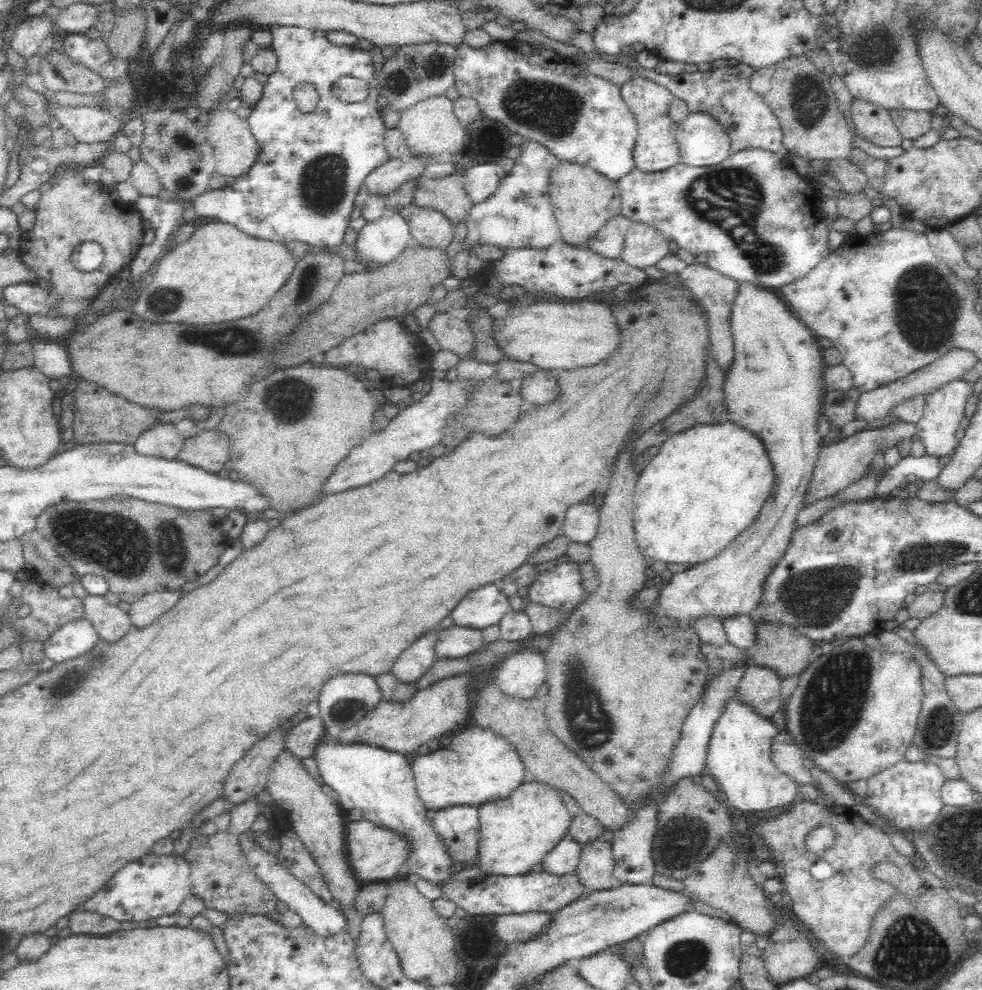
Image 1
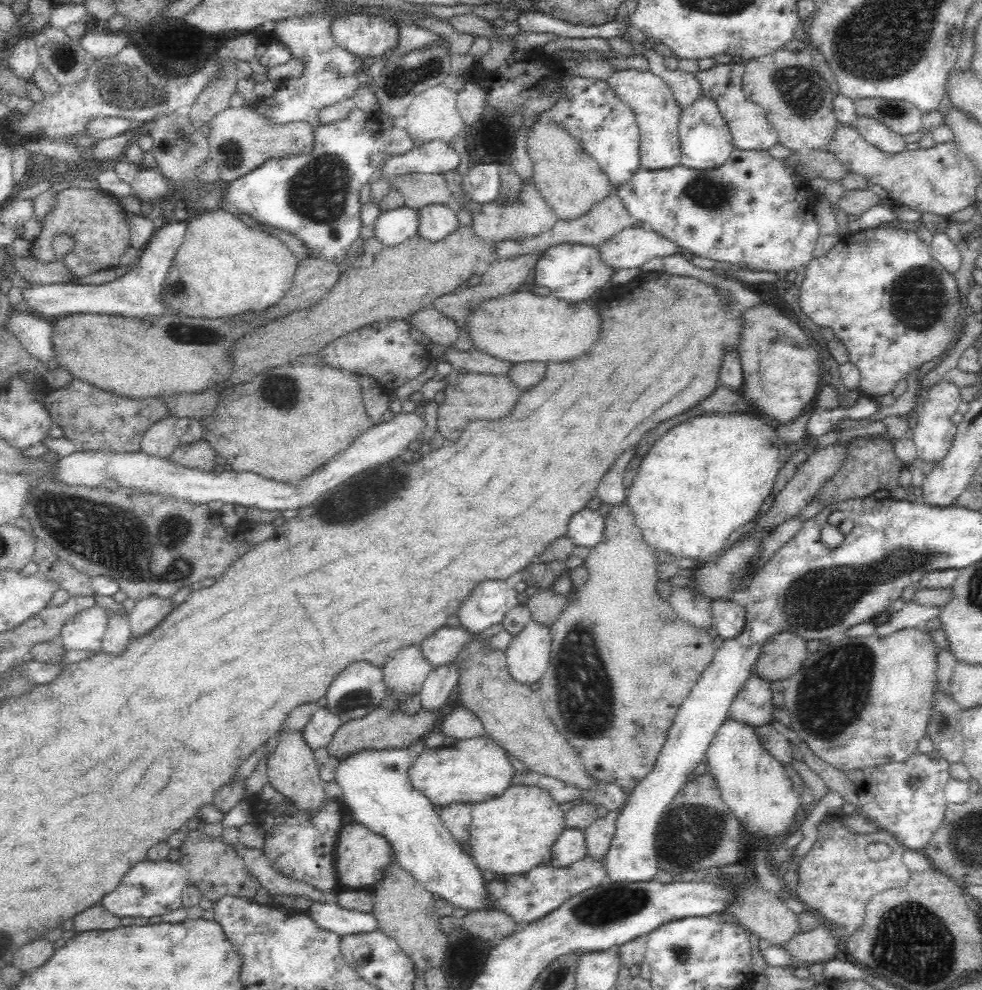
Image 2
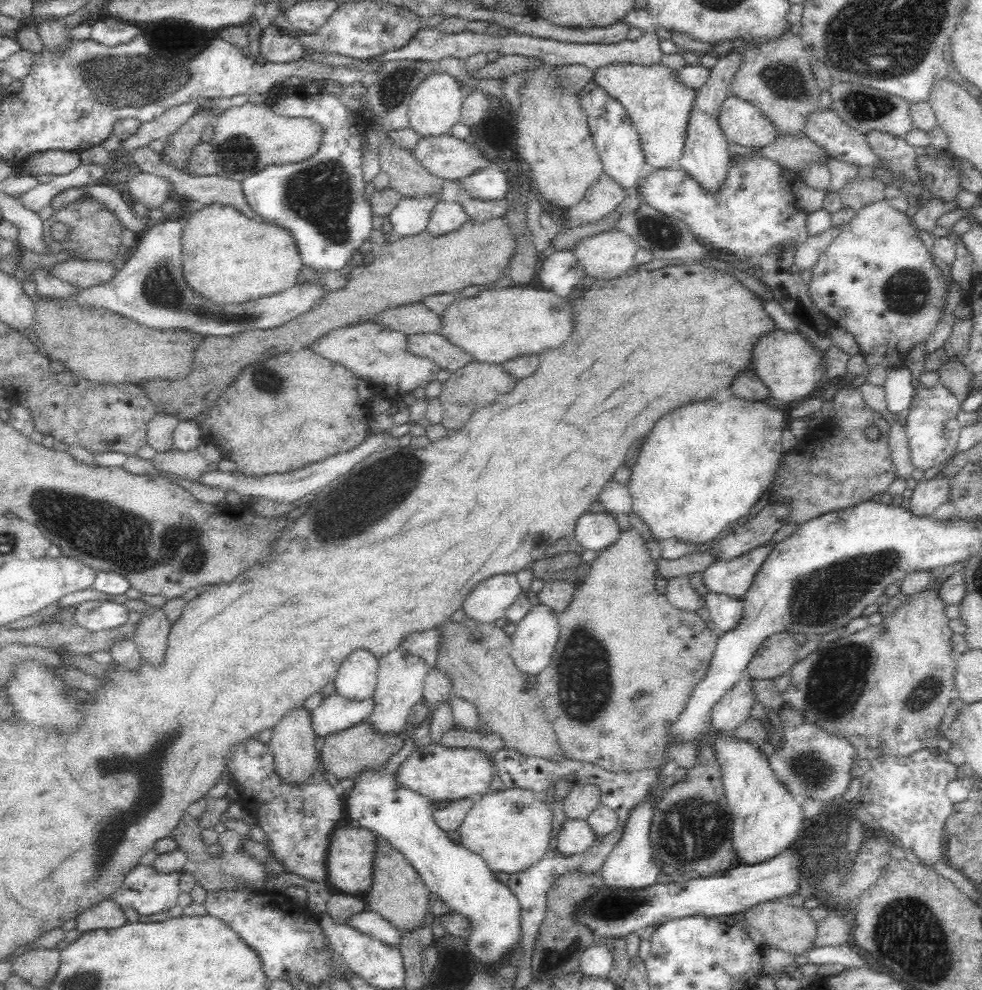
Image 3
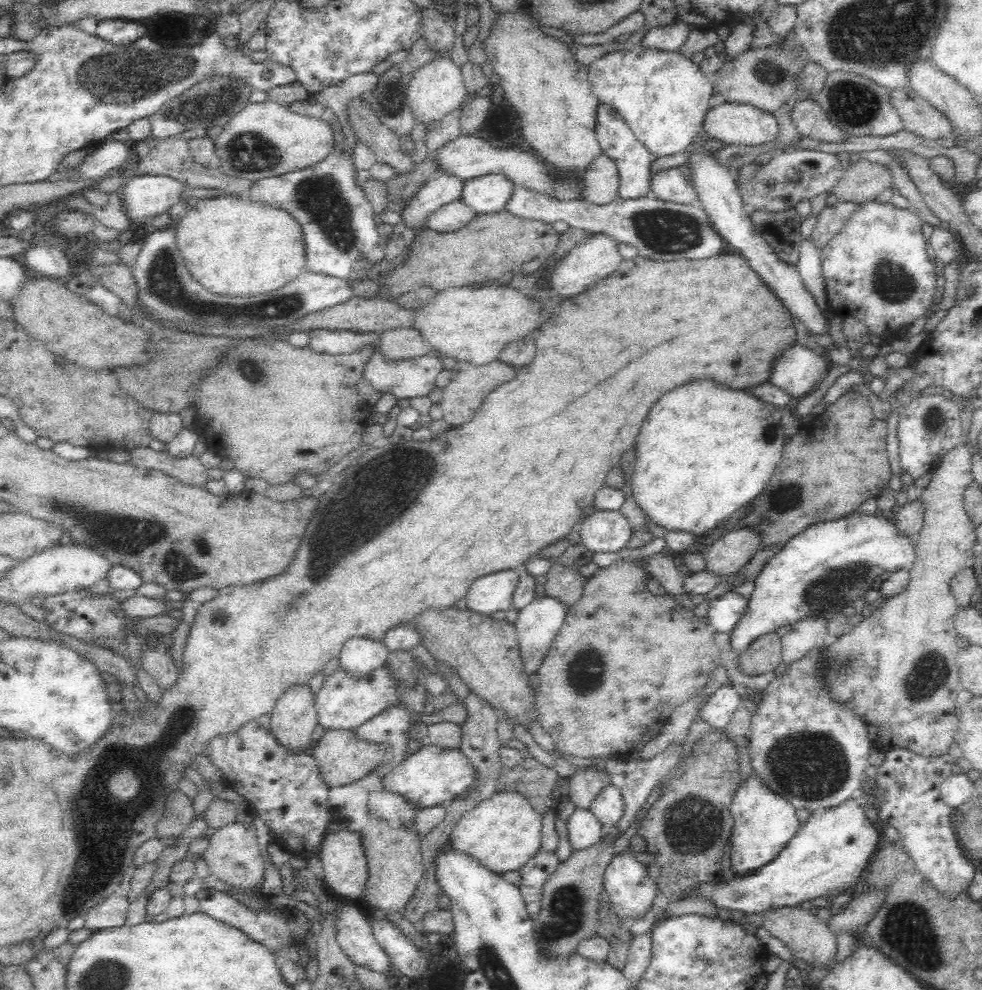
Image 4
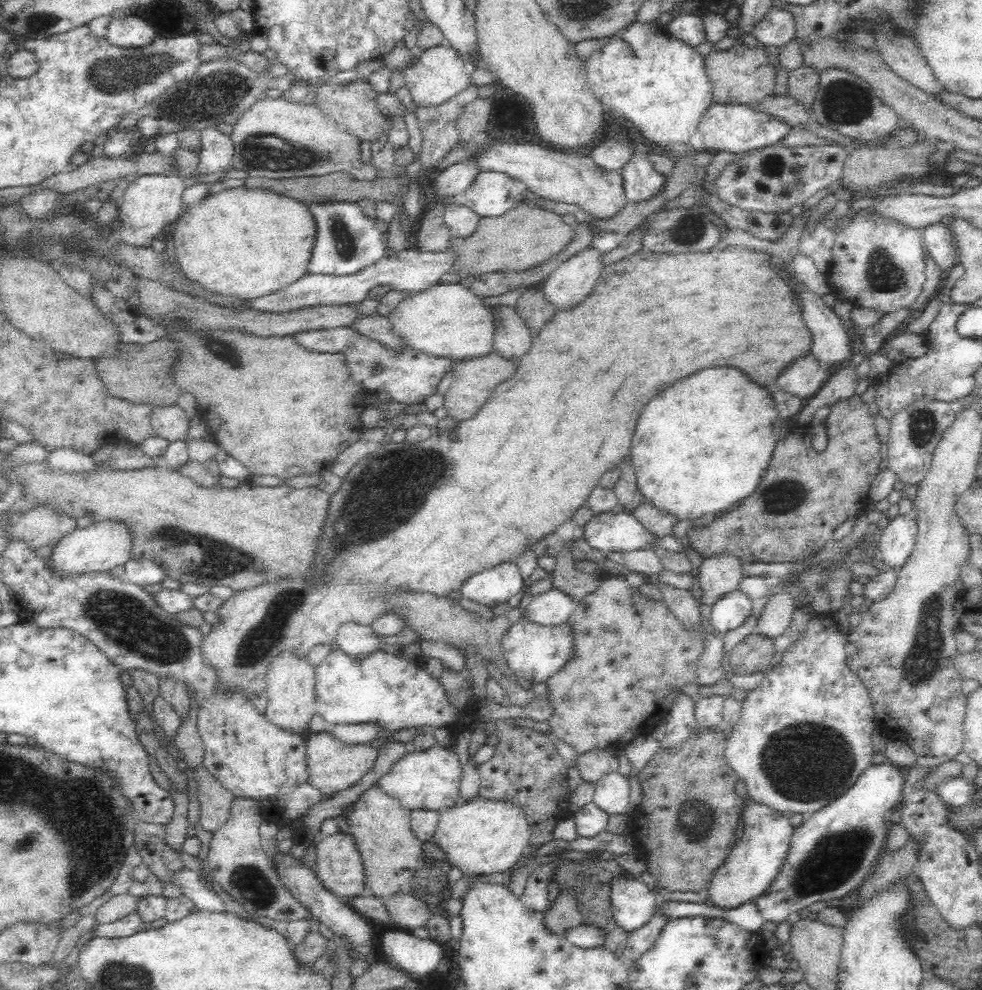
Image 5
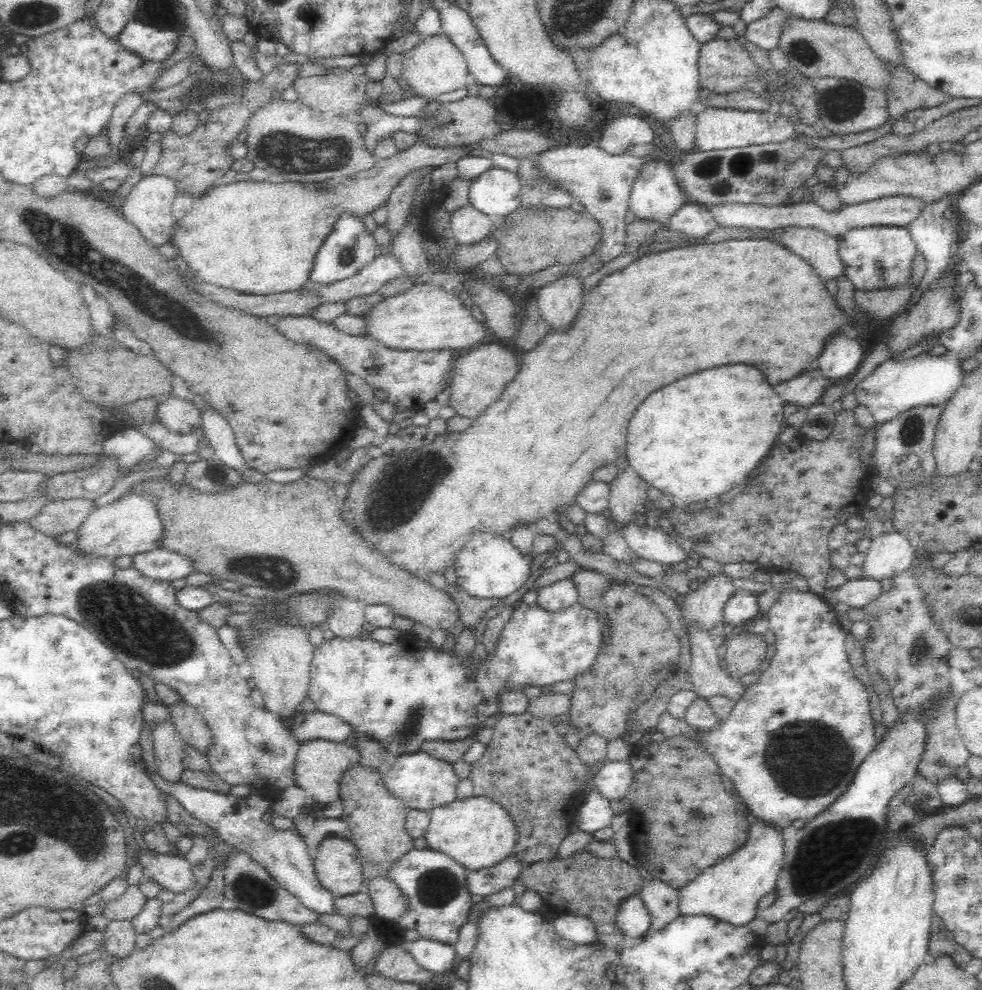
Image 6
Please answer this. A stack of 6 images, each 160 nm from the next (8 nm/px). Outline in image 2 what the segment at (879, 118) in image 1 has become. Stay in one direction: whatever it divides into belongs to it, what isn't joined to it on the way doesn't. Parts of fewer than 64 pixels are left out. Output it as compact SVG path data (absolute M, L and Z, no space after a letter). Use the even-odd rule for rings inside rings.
M858 118L855 126L860 131L860 134L866 142L872 144L885 152L886 154L894 155L906 151L906 140L902 135L892 132L884 124L880 124L873 118Z

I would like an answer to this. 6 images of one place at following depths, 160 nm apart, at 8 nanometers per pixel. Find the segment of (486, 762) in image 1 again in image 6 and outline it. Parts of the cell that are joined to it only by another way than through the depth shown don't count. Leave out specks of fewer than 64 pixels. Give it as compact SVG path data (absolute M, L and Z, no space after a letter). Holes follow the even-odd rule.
M419 750L397 757L391 768L383 774L383 781L390 794L402 799L407 809L428 811L457 799L459 779L454 773L452 763L436 759Z

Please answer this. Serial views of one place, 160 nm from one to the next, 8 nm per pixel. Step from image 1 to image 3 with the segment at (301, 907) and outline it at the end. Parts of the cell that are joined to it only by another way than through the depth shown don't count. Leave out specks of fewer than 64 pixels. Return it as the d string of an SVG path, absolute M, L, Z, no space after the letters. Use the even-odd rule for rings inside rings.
M364 910L354 914L348 923L364 934L375 936L388 946L399 948L401 944L400 929L392 921L384 919L380 913Z

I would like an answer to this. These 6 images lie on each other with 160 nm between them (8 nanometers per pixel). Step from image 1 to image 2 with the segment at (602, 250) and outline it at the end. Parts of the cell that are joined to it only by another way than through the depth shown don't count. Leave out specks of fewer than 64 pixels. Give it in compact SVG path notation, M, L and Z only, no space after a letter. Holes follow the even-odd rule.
M617 187L610 189L610 192L606 193L606 196L595 202L582 216L578 218L572 218L572 220L556 220L552 226L552 230L548 233L539 236L532 236L528 240L522 240L522 242L516 242L514 240L503 240L497 244L497 252L500 259L516 258L516 256L522 256L522 254L530 254L530 252L536 250L544 250L545 248L554 247L563 243L568 244L584 244L598 247L598 244L602 244L606 239L610 239L614 234L620 232L627 227L632 227L634 221L630 213L626 210L626 205L622 201L620 191Z

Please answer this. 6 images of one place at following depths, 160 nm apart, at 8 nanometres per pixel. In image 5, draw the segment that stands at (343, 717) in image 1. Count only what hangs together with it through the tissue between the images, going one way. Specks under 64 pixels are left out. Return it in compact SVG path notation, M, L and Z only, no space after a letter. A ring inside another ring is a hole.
M352 620L338 626L334 640L338 647L353 657L380 649L378 634L372 627Z

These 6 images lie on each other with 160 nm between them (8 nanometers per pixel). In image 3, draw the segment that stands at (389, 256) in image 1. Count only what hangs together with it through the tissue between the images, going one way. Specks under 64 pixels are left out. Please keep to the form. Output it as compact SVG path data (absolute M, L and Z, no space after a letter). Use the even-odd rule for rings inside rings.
M442 190L402 198L388 215L392 221L393 235L401 238L427 231L432 212L442 199Z

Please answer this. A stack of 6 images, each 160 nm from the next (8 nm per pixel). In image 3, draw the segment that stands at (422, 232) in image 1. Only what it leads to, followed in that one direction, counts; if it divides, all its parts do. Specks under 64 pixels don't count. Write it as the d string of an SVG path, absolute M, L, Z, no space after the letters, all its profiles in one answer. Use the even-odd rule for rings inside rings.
M459 200L441 201L432 212L427 231L433 236L442 236L458 230L468 220L471 220L471 217L466 213L466 209L460 205Z

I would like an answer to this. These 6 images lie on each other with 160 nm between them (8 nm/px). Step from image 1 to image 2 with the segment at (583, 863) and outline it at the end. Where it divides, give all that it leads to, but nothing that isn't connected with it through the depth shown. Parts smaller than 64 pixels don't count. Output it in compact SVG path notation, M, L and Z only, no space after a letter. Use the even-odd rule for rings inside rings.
M612 810L606 816L600 816L595 821L592 821L586 828L585 840L587 843L587 854L592 857L602 857L611 846L613 837L616 833L616 820L619 811Z

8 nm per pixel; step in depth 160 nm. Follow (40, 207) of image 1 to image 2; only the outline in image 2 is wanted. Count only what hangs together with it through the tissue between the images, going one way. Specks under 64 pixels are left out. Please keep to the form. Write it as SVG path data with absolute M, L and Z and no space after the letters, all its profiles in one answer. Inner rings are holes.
M70 188L56 193L56 205L53 210L46 214L42 220L43 226L41 234L32 242L32 256L41 262L54 262L56 260L52 243L57 235L67 235L72 238L76 245L76 250L68 252L63 262L79 277L86 276L92 272L109 268L116 268L120 262L120 257L124 251L131 246L131 235L129 226L126 225L127 212L120 206L118 199L107 191L102 192L94 188Z

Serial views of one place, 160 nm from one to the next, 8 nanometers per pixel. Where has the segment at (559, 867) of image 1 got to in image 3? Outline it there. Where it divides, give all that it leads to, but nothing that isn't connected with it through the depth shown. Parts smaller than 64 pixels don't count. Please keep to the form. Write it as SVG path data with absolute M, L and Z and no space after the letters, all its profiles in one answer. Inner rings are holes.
M566 819L553 842L553 847L569 855L588 850L597 840L596 834L587 819Z

